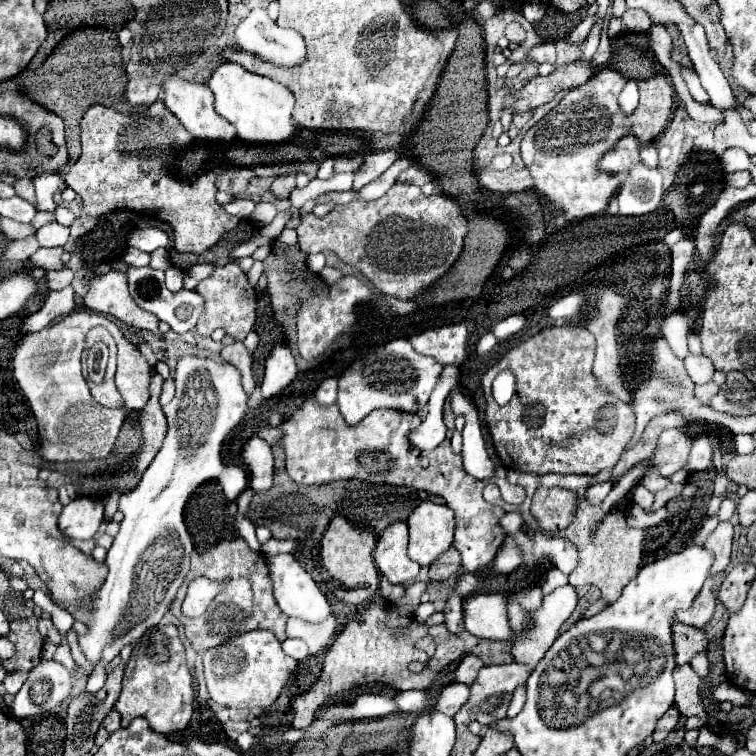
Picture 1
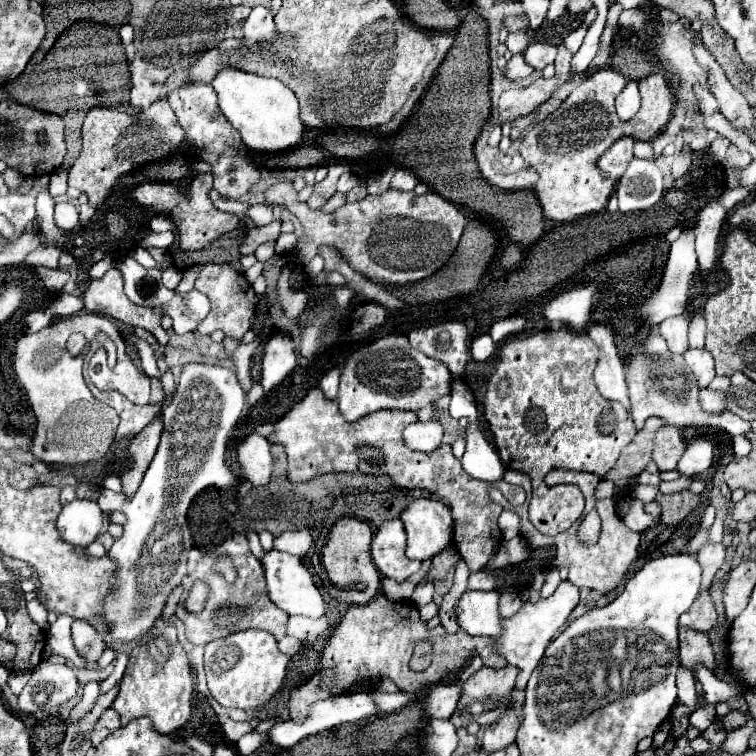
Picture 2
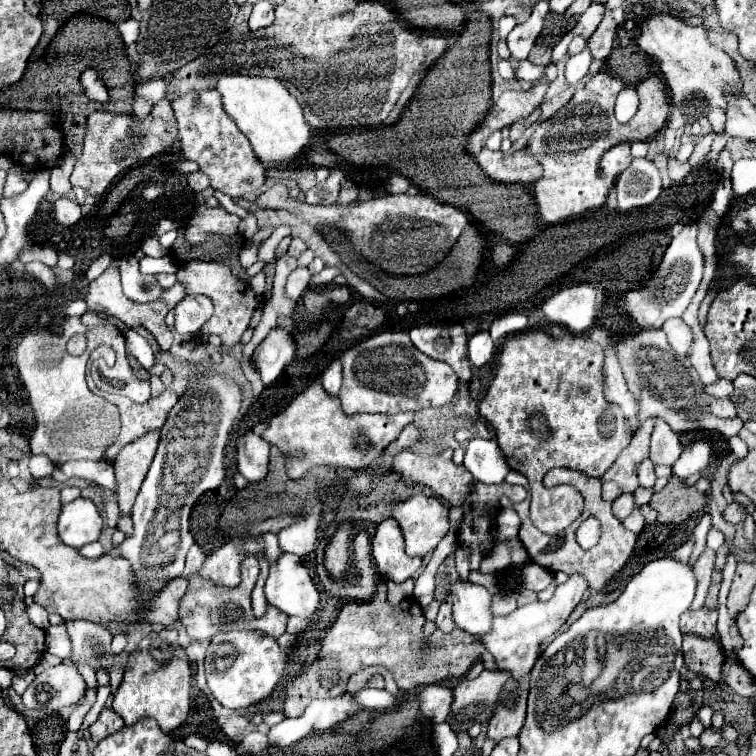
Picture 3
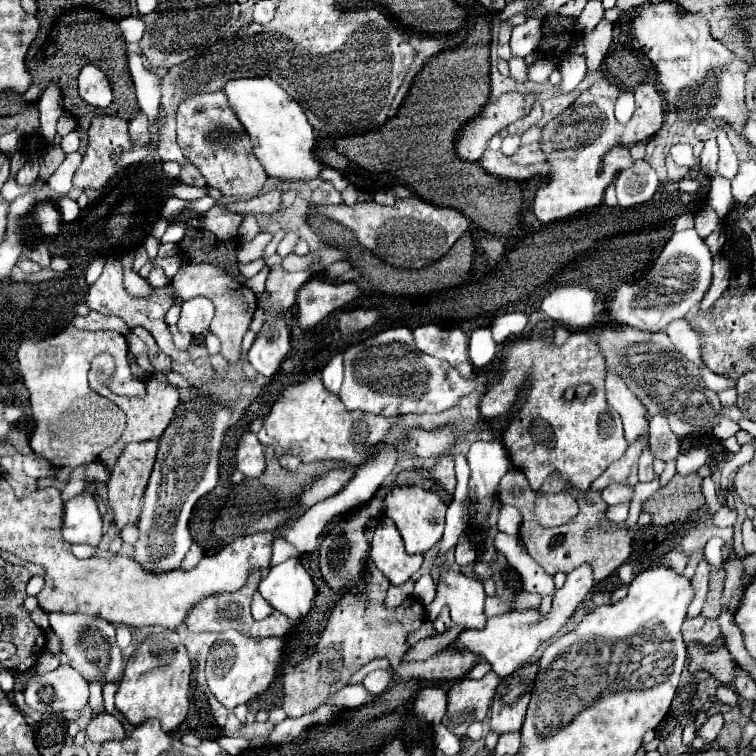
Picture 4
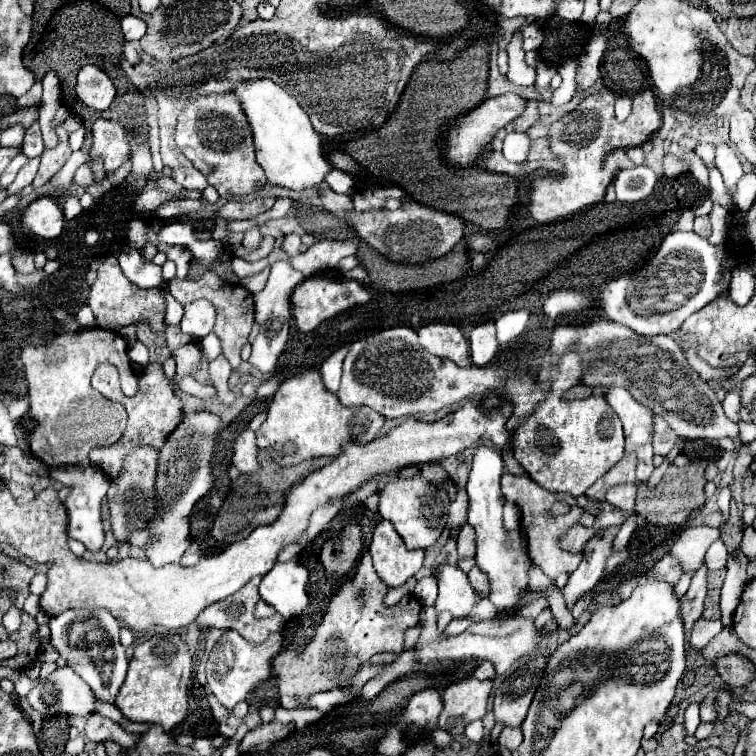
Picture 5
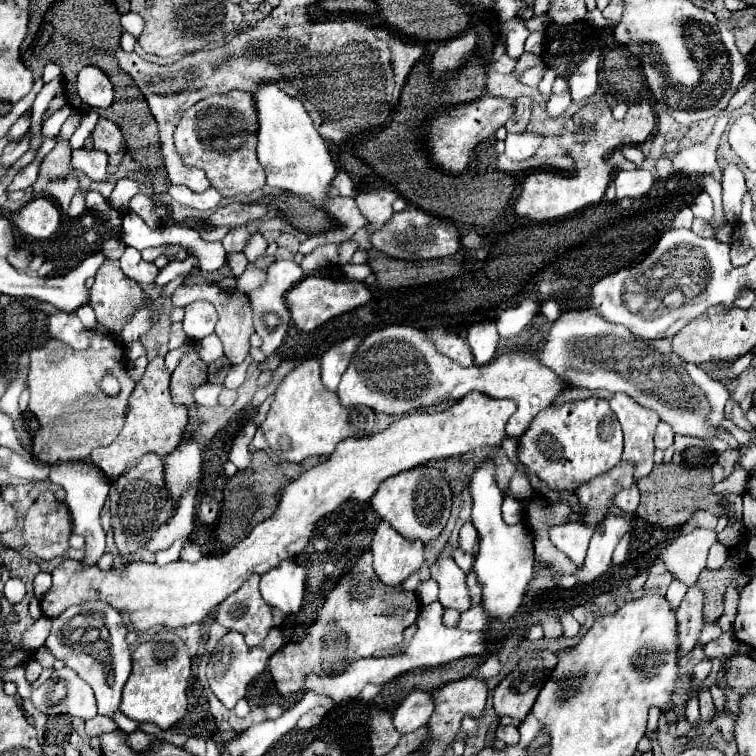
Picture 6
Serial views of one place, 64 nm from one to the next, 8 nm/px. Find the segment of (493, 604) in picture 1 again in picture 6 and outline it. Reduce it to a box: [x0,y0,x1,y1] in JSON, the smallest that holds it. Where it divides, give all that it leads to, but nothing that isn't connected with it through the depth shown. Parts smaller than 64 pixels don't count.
[432,556,472,612]

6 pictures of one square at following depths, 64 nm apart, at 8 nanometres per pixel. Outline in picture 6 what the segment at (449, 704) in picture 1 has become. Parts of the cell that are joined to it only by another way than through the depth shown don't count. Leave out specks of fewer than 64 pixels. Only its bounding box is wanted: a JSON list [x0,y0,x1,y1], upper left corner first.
[392,690,434,734]

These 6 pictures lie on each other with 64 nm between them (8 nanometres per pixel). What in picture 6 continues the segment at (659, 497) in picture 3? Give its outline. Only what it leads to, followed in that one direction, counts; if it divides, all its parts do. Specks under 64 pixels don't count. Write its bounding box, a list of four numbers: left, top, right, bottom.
[636,464,724,528]

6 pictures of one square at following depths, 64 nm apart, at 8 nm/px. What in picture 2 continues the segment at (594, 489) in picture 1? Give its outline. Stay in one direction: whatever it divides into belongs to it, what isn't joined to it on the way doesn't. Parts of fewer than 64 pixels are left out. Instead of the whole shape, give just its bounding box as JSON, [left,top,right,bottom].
[594,480,616,500]

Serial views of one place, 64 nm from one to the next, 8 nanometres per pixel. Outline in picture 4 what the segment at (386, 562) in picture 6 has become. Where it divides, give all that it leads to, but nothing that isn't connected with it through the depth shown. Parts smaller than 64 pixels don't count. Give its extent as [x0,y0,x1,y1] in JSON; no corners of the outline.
[370,518,422,586]

